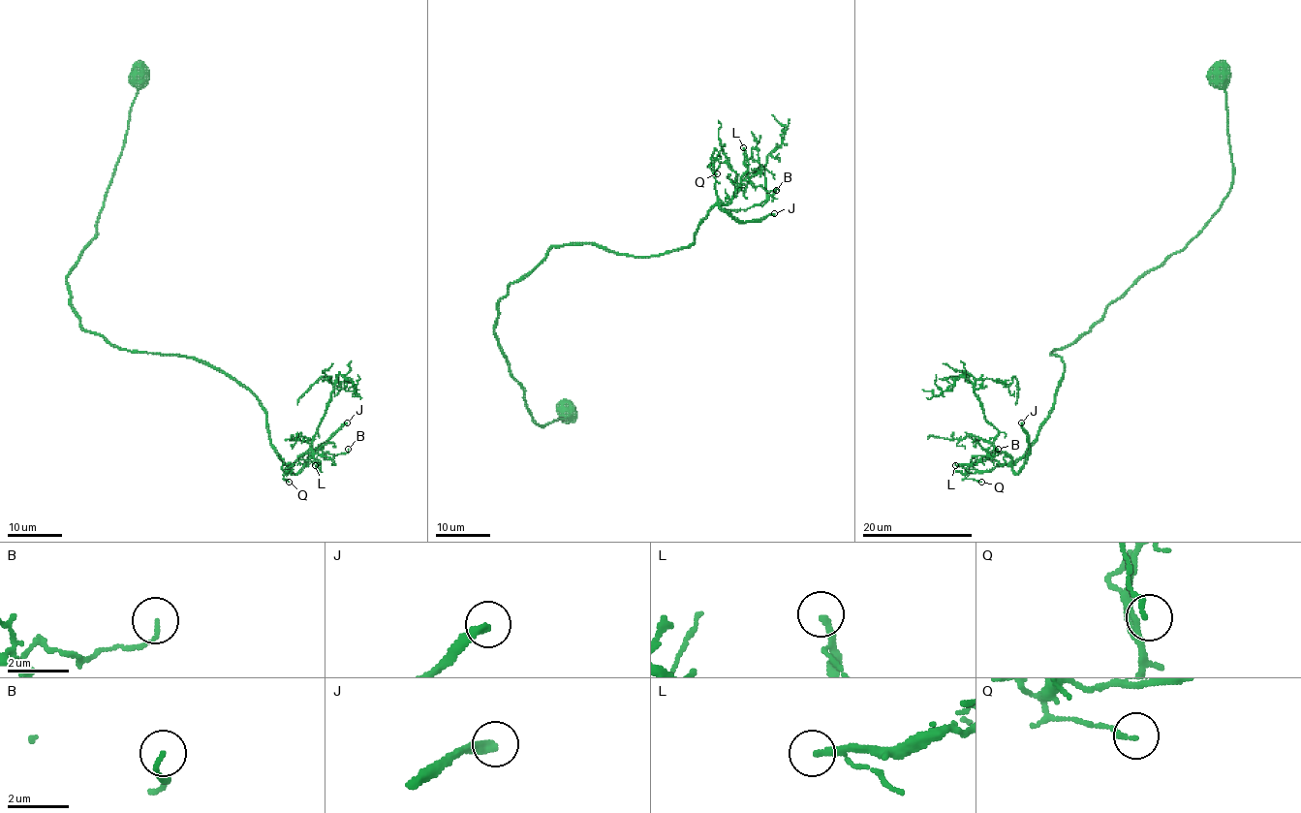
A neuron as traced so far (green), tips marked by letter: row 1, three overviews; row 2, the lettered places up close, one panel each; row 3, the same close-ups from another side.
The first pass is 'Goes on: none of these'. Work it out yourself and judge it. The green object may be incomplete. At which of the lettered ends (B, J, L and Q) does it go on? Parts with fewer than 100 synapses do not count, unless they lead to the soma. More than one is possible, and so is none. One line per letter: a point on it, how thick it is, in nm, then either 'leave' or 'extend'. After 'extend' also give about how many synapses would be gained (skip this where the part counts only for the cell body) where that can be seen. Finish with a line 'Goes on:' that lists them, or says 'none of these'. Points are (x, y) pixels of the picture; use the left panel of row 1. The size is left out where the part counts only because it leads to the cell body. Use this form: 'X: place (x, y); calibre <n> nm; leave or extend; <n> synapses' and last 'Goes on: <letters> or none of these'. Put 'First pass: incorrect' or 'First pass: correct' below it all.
B: place (348, 449); calibre 110 nm; leave
J: place (347, 422); calibre 280 nm; extend; 550 synapses
L: place (315, 465); calibre 150 nm; leave
Q: place (289, 482); calibre 160 nm; leave
Goes on: J
First pass: incorrect

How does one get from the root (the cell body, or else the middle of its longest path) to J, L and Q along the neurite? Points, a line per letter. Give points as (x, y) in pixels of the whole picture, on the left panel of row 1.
J: (139, 77), (97, 235), (67, 278), (80, 325), (120, 348), (201, 359), (234, 377), (294, 473), (347, 422)
L: (139, 77), (70, 304), (120, 348), (230, 374), (278, 455), (315, 465)
Q: (139, 77), (97, 235), (67, 278), (70, 304), (120, 348), (201, 359), (239, 381), (289, 482)

